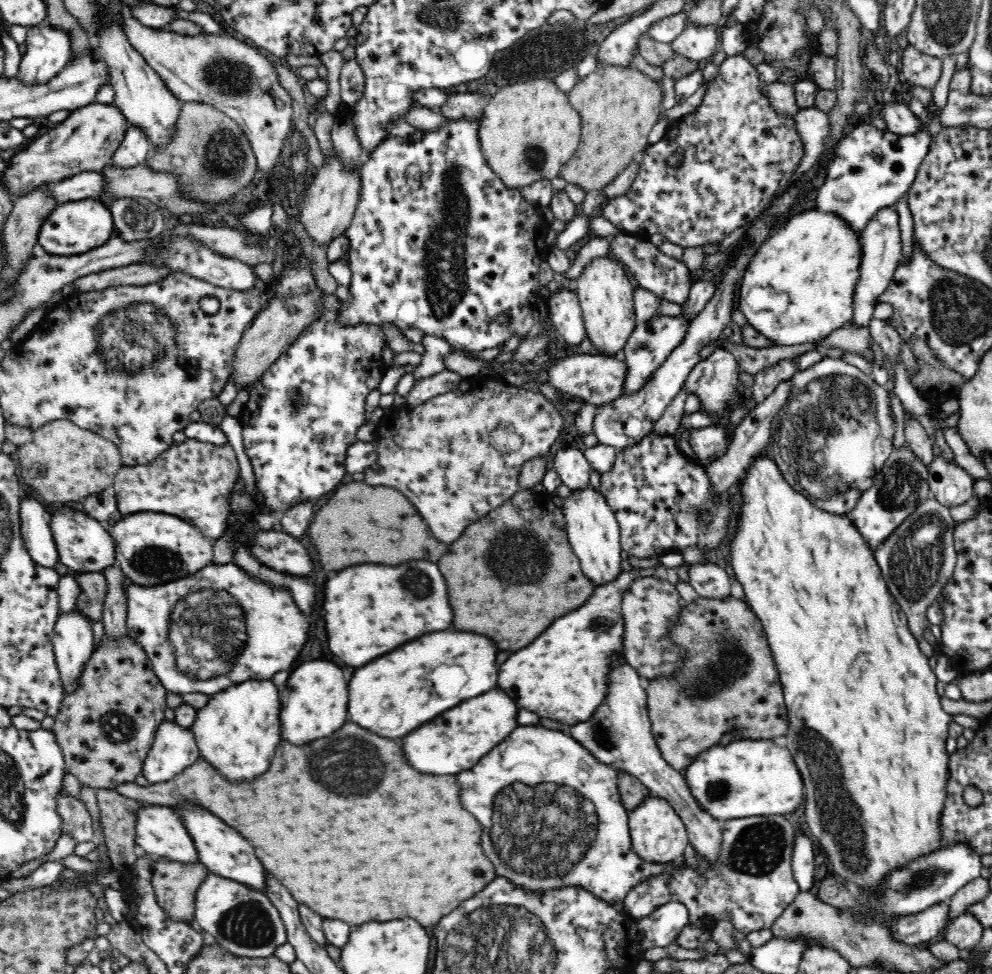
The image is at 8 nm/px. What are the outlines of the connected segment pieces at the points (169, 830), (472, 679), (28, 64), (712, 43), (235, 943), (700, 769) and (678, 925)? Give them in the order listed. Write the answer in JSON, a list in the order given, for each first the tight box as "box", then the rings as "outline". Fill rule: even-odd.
[{"box":[135,805,199,864],"outline":[[[148,805],[137,813],[135,842],[140,851],[150,856],[184,864],[199,861],[195,843],[186,829],[183,819],[175,810],[166,806]]]},{"box":[348,630,496,738],"outline":[[[450,630],[426,634],[354,672],[348,686],[348,718],[350,722],[356,722],[378,736],[404,738],[418,726],[440,716],[444,710],[464,702],[466,698],[474,698],[492,690],[496,686],[496,678],[496,646],[486,636]],[[440,664],[458,664],[466,668],[466,678],[458,682],[452,676],[422,676]]]},{"box":[17,26,71,86],"outline":[[[54,26],[39,28],[28,27],[28,34],[25,40],[26,52],[21,56],[17,78],[26,86],[38,86],[48,84],[64,70],[64,66],[71,60],[71,42],[69,34]]]},{"box":[671,24,718,66],"outline":[[[686,24],[682,34],[671,42],[671,47],[680,56],[703,66],[711,60],[716,52],[716,46],[718,46],[717,27],[718,24],[710,24],[710,26]]]},{"box":[194,873,288,957],"outline":[[[213,873],[207,876],[196,891],[194,918],[204,931],[212,934],[220,946],[238,957],[270,957],[275,954],[276,948],[288,941],[286,925],[280,916],[279,910],[272,904],[266,893]]]},{"box":[682,739,805,821],"outline":[[[742,739],[728,744],[711,745],[696,757],[682,772],[692,796],[700,807],[716,821],[732,821],[749,817],[770,817],[796,810],[805,798],[802,775],[794,764],[794,757],[787,747],[780,747],[773,739]]]},{"box":[642,901,688,951],"outline":[[[672,901],[663,904],[642,920],[644,951],[653,947],[668,947],[676,944],[678,935],[688,926],[686,905]]]}]

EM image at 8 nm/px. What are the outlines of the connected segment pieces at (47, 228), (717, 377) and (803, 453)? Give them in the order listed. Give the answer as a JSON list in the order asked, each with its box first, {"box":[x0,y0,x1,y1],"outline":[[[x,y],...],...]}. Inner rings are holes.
[{"box":[38,198,115,256],"outline":[[[88,198],[56,206],[40,227],[38,242],[46,253],[74,256],[106,244],[114,235],[115,228],[109,206],[98,199]]]},{"box":[683,347,743,417],"outline":[[[723,347],[714,348],[714,352],[706,358],[699,361],[688,375],[683,386],[686,386],[686,393],[692,396],[696,395],[700,400],[700,411],[720,417],[730,412],[740,402],[743,393],[743,386],[740,382],[740,366],[732,353]]]},{"box":[768,357,895,516],"outline":[[[827,357],[792,376],[792,385],[788,403],[778,410],[778,416],[772,422],[773,435],[768,451],[784,480],[790,486],[795,486],[814,506],[830,514],[848,516],[856,508],[864,491],[874,484],[876,475],[881,472],[894,450],[892,442],[895,424],[889,393],[860,368],[850,366],[841,359]]]}]

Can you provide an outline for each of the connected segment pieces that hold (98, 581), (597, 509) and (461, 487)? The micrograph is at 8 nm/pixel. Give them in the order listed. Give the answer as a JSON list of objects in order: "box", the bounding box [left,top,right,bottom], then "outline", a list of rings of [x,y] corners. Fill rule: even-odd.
[{"box":[54,560,106,623],"outline":[[[59,560],[54,566],[60,576],[69,574],[77,579],[80,585],[80,594],[77,602],[77,610],[92,623],[103,618],[103,607],[106,600],[106,577],[101,572],[77,573]]]},{"box":[562,484,623,587],"outline":[[[590,484],[576,489],[576,492],[572,489],[570,495],[564,498],[562,511],[566,519],[569,543],[579,558],[584,576],[589,578],[596,587],[616,580],[623,572],[620,565],[622,562],[620,525],[601,491],[594,490]]]},{"box":[363,374,564,544],"outline":[[[480,374],[462,379],[456,385],[456,390],[452,390],[448,394],[438,394],[438,396],[428,399],[420,406],[408,404],[401,407],[394,406],[394,409],[390,412],[385,412],[380,422],[381,425],[376,428],[373,435],[373,443],[377,452],[377,466],[367,468],[363,472],[363,481],[373,487],[390,486],[404,493],[404,496],[420,512],[420,516],[424,518],[424,522],[428,525],[432,537],[444,544],[454,542],[471,522],[478,520],[491,510],[502,506],[503,502],[510,500],[521,489],[521,486],[518,484],[520,468],[532,458],[540,458],[539,456],[547,455],[550,452],[550,448],[552,448],[552,444],[560,438],[560,434],[562,435],[562,430],[564,430],[564,418],[558,407],[551,400],[546,399],[537,389],[531,386],[517,388],[505,381],[498,380],[495,376],[481,376]]]}]

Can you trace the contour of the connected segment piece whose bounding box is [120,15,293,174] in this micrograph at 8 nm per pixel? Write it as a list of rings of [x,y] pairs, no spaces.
[[[131,15],[122,16],[122,29],[128,35],[132,47],[146,59],[146,62],[158,73],[168,90],[183,103],[200,102],[215,106],[220,112],[227,114],[244,131],[250,141],[257,160],[257,168],[264,174],[272,174],[276,170],[278,158],[282,154],[284,140],[292,130],[293,106],[288,91],[278,82],[278,73],[274,63],[262,50],[239,36],[230,35],[226,31],[220,34],[200,33],[194,36],[180,35],[174,31],[150,28],[140,24]]]

